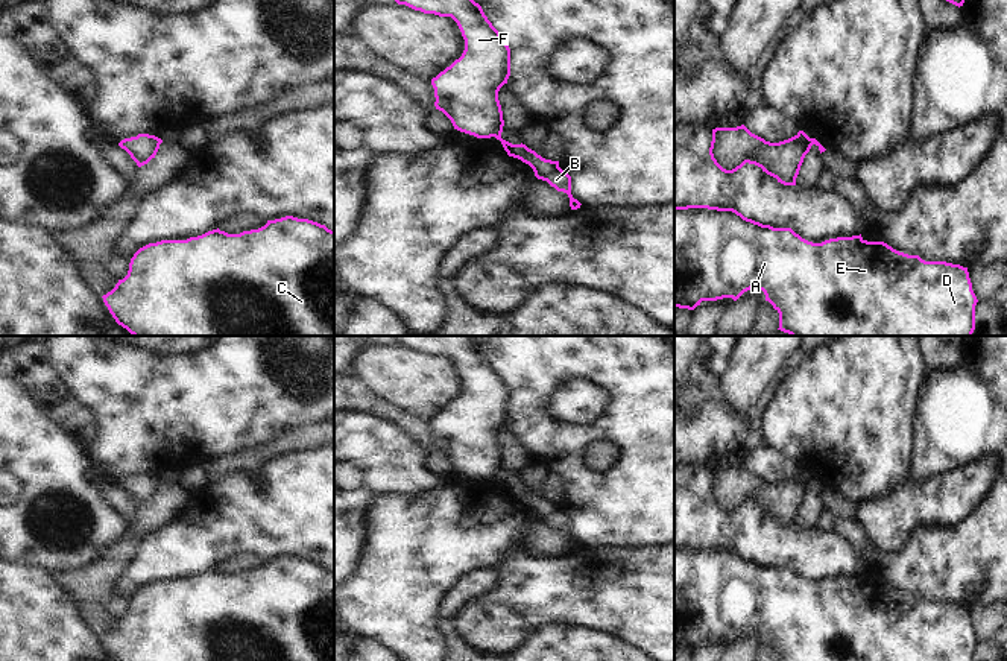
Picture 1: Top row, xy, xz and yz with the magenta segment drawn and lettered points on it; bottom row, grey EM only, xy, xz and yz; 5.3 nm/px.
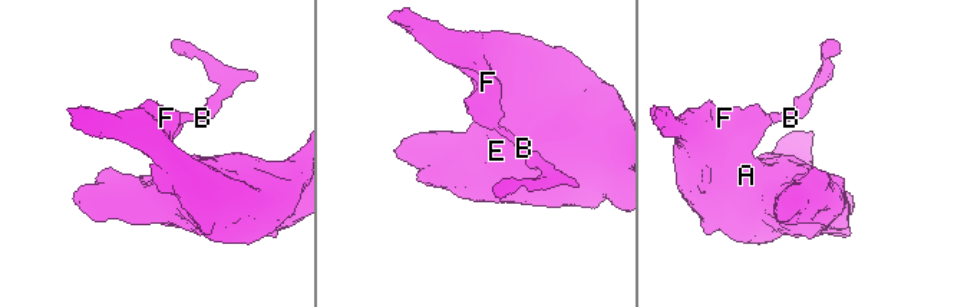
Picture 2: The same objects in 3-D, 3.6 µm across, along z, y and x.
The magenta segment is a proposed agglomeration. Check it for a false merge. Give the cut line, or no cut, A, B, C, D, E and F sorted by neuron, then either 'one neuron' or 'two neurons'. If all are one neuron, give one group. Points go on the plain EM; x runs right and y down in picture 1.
cut xz (501, 468), (492, 476); groups A C D E F / B; two neurons

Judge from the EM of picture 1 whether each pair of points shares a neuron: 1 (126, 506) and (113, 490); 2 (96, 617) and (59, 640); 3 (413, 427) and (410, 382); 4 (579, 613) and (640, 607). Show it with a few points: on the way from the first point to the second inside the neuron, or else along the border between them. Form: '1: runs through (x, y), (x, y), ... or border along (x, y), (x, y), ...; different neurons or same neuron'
1: runs through (122, 502), (114, 494); same neuron
2: border along (81, 604), (85, 620), (101, 637); different neurons
3: border along (381, 395), (430, 421); different neurons
4: runs through (594, 607), (625, 607); same neuron

